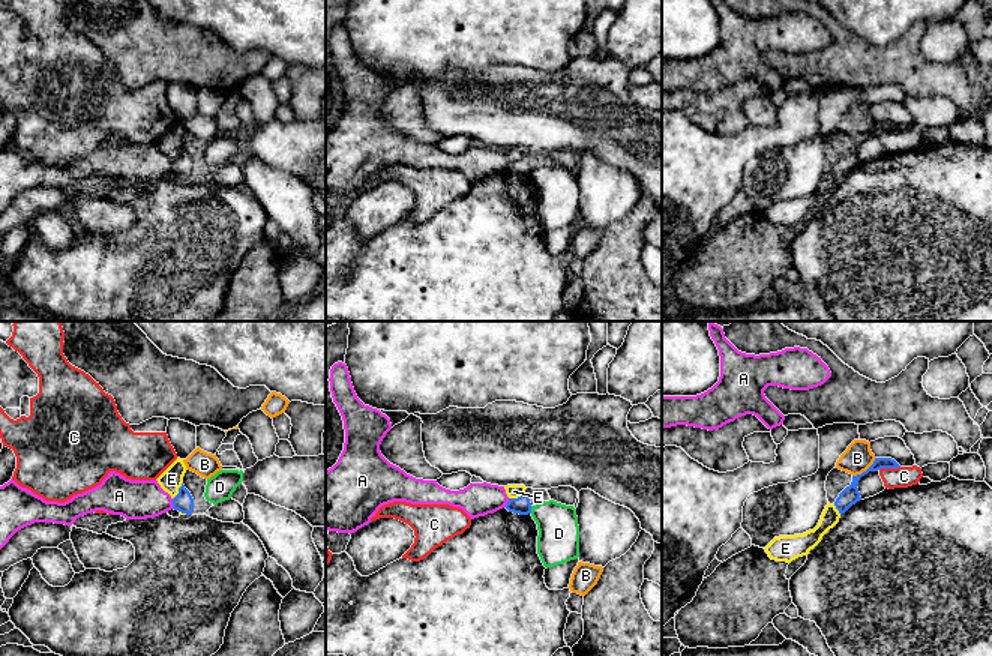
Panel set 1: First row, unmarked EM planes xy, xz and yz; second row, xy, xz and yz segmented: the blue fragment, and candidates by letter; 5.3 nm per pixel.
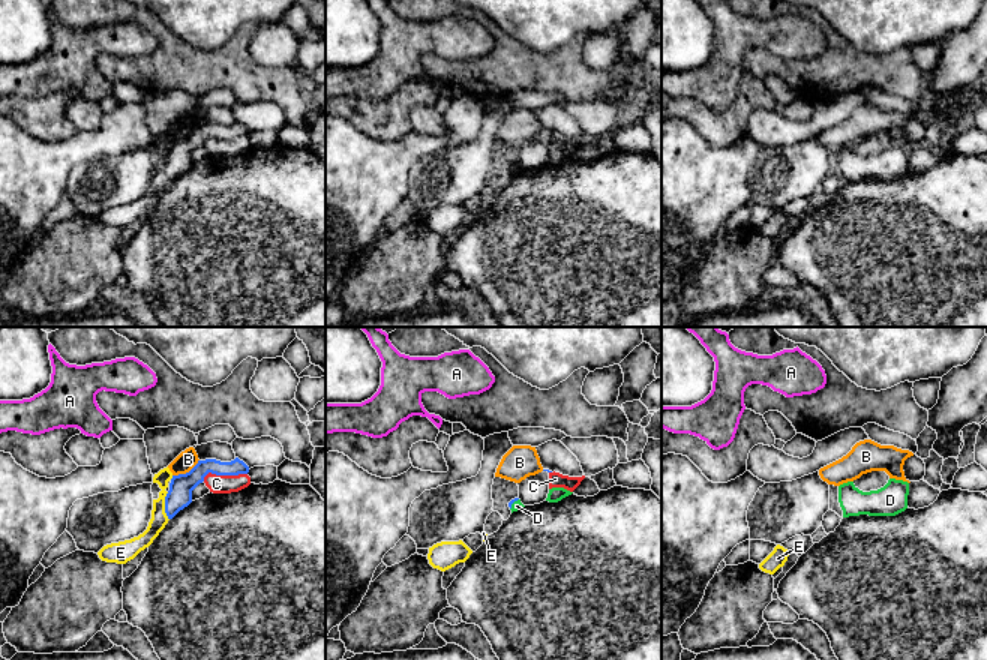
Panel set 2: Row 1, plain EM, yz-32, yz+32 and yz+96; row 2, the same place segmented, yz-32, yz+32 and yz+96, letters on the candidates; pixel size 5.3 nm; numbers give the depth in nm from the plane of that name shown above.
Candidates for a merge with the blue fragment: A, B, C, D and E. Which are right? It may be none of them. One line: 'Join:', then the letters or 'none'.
Join: none

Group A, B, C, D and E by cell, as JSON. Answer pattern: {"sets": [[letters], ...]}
{"sets": [["A"], ["B"], ["C"], ["D"], ["E"]]}

